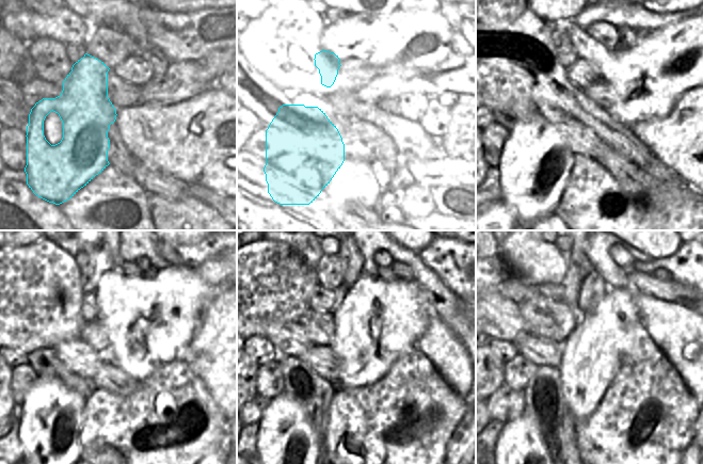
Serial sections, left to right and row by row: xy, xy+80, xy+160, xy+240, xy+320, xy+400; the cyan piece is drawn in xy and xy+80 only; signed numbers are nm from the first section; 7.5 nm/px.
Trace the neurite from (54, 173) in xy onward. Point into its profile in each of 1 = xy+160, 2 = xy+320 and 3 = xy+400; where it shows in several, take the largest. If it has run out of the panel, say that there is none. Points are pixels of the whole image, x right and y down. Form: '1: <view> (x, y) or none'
1: xy+160 (536, 162)
2: xy+320 (289, 447)
3: xy+400 (520, 447)

